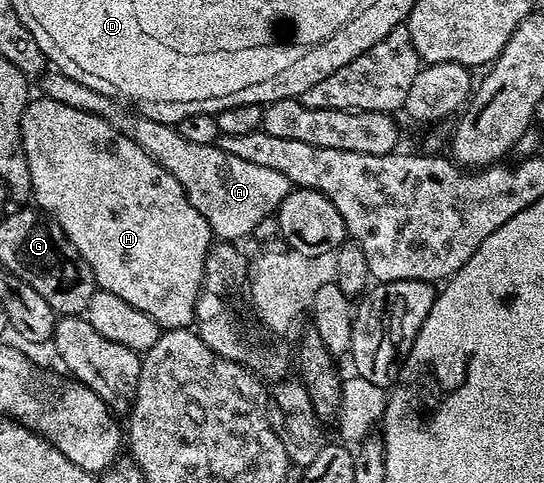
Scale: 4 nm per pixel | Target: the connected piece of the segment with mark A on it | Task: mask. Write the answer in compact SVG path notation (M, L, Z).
M54 69L44 70L38 76L37 83L44 96L53 101L61 101L61 105L73 105L73 109L89 111L100 115L113 124L121 134L129 137L145 153L156 159L166 171L173 173L189 201L205 217L211 226L212 236L223 241L240 241L250 236L263 219L274 216L278 212L281 201L293 189L293 184L277 169L265 169L265 165L252 165L249 161L241 161L241 157L233 157L233 153L225 153L215 143L197 145L193 141L185 141L181 133L170 123L158 123L155 119L136 113L126 106L118 107L112 96L96 89L87 83L73 81L67 75Z

